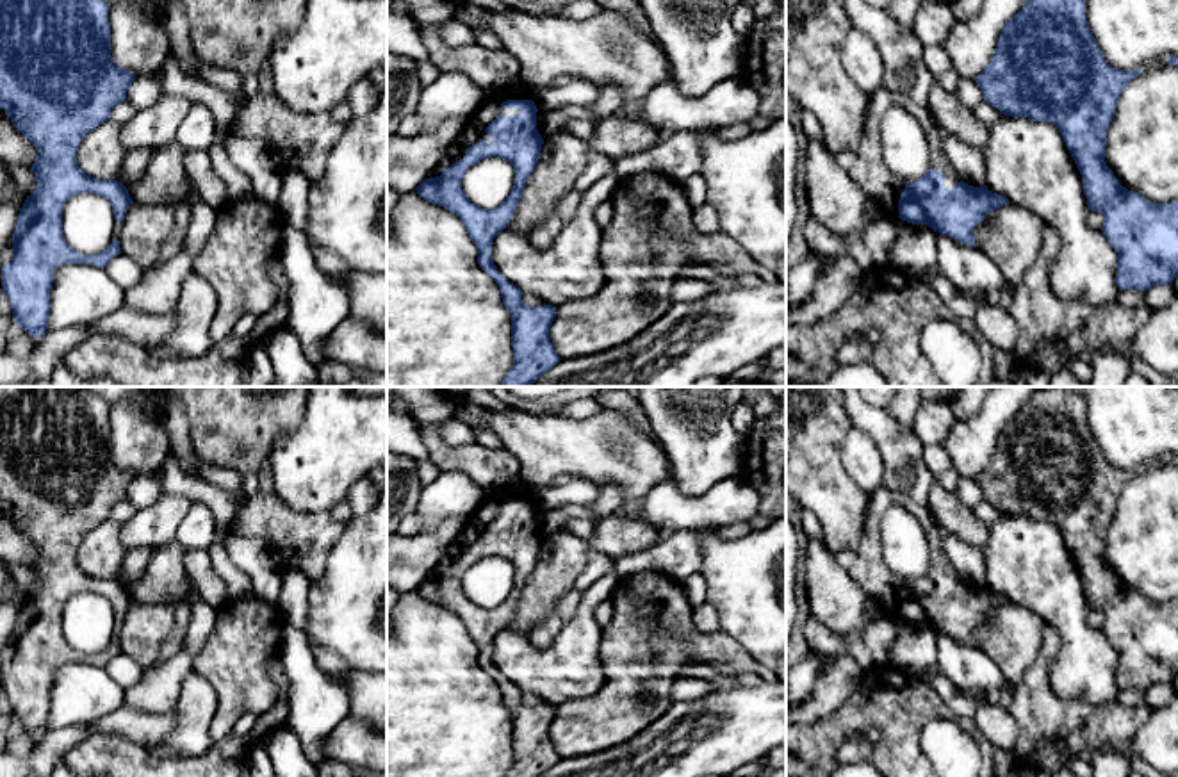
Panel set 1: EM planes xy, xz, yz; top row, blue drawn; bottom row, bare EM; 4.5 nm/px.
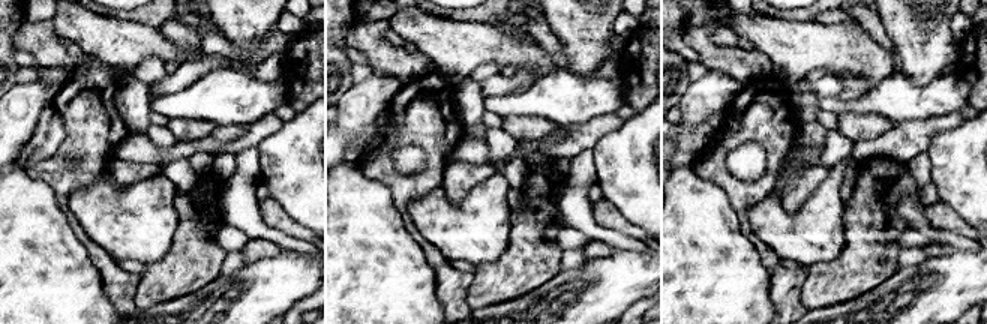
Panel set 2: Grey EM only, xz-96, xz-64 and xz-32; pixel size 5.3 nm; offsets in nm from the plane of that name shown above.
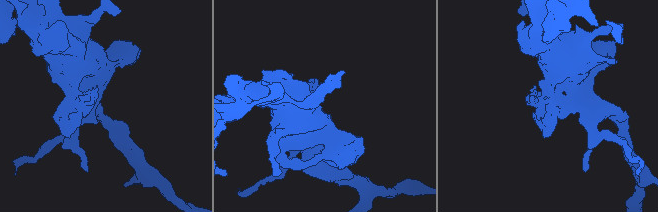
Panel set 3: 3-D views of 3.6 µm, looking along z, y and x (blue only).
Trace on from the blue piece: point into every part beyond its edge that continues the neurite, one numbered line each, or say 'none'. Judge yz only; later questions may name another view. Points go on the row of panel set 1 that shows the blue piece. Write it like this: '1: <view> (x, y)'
1: yz (870, 171)

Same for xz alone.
1: xz (490, 107)

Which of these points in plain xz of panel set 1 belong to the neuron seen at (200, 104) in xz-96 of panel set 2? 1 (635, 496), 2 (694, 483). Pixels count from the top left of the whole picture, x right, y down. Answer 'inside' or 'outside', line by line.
1: outside
2: outside

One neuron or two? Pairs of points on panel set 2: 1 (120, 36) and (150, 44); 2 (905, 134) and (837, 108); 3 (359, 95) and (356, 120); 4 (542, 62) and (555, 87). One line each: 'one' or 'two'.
1: one
2: two
3: one
4: two

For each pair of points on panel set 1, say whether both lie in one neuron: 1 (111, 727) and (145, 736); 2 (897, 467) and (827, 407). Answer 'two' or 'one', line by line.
1: one
2: two

